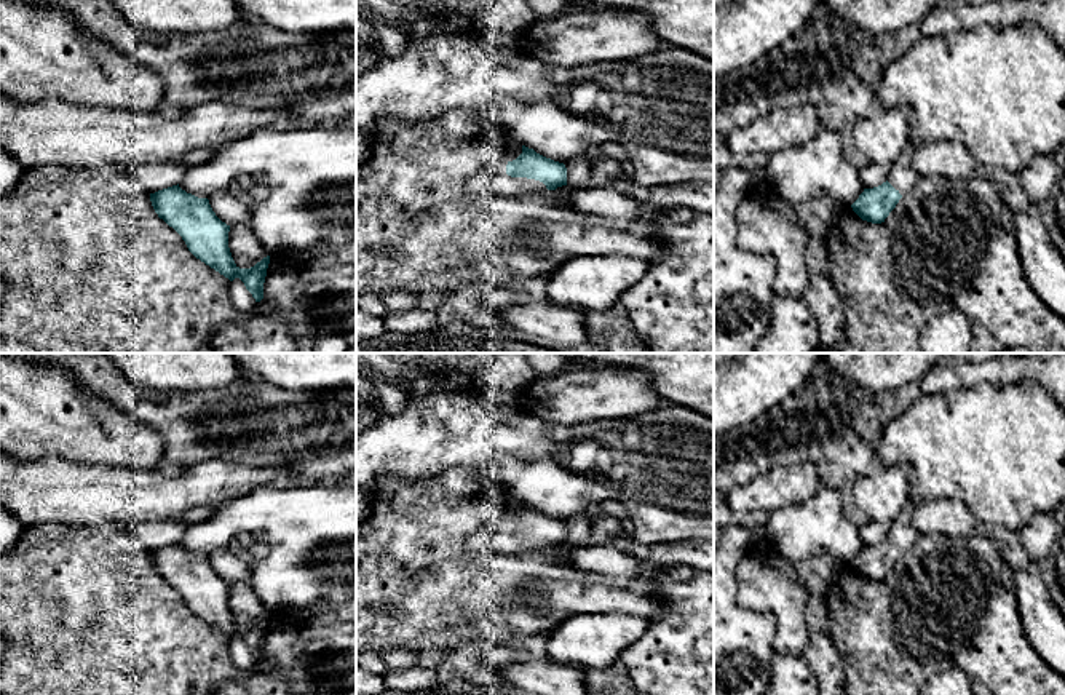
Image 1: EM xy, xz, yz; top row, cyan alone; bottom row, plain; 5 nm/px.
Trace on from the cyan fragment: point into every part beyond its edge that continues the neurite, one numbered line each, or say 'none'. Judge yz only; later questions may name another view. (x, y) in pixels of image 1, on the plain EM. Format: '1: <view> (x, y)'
1: yz (902, 534)

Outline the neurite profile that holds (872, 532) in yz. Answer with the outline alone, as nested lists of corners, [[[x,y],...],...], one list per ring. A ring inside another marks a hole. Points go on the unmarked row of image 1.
[[[867,521],[859,527],[864,546],[873,546],[888,538],[889,522]]]

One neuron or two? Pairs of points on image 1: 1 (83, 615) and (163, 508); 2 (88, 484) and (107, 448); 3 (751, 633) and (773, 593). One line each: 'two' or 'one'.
1: two
2: two
3: two

